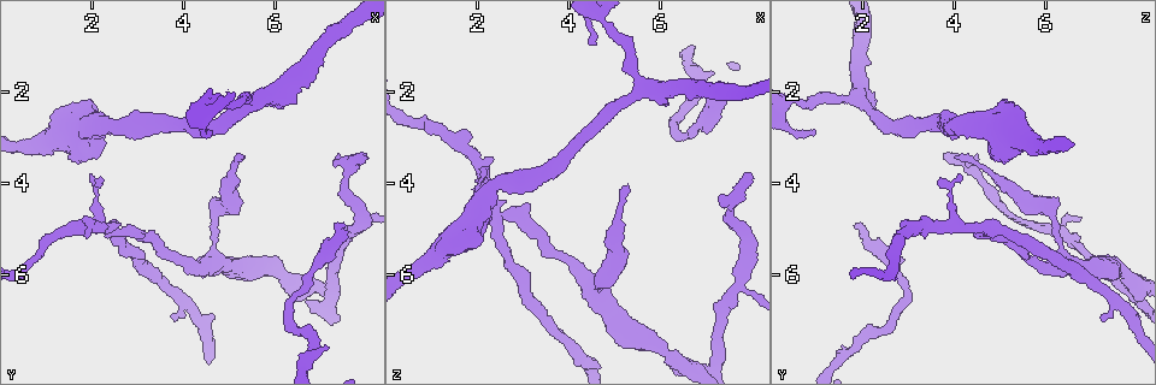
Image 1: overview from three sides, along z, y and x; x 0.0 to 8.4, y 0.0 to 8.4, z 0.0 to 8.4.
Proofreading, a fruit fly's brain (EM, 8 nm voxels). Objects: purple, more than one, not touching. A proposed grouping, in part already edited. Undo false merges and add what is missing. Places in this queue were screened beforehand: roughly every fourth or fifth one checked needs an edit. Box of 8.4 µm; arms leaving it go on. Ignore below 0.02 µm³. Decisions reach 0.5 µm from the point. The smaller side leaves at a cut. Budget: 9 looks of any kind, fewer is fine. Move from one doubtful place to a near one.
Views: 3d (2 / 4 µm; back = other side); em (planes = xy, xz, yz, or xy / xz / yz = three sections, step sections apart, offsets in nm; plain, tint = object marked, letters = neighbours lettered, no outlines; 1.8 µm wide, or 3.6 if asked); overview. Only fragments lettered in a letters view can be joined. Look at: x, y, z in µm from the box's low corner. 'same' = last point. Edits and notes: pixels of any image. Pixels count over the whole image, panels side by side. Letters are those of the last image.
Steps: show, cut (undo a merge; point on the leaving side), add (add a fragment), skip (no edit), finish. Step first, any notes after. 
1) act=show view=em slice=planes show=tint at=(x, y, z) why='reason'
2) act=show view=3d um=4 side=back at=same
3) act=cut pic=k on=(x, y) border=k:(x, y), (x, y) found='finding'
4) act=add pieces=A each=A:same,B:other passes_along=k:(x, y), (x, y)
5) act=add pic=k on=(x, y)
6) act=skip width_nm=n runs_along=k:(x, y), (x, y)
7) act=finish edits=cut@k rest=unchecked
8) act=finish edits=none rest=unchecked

act=show view=em um=3.6 slice=planes show=letters at=(2.15, 3.40, 4.75)

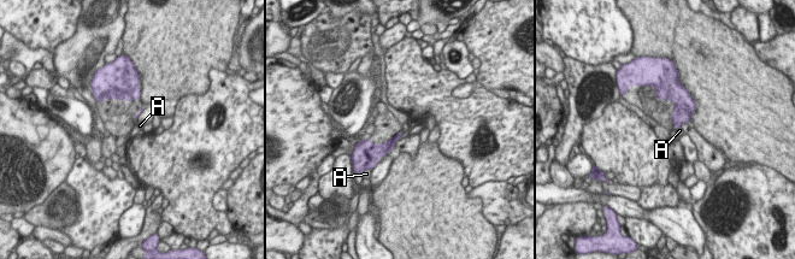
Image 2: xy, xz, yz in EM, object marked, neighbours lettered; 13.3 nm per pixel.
act=skip each=A:other border=2:(402, 133), (398, 139) found='none of them fits'

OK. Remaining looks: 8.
act=show view=em slice=planes show=plain at=(5.65, 2.15, 1.90) why='a fork'

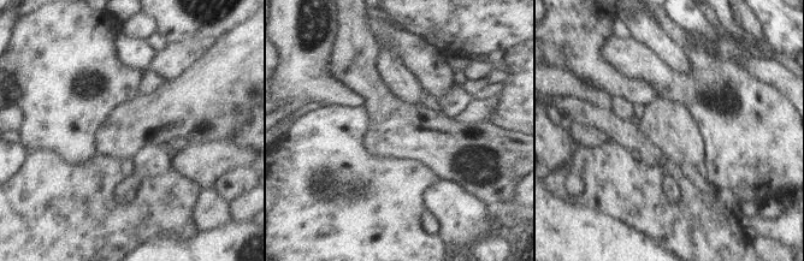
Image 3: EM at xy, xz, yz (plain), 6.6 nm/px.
act=show view=em slice=planes show=tint at=same

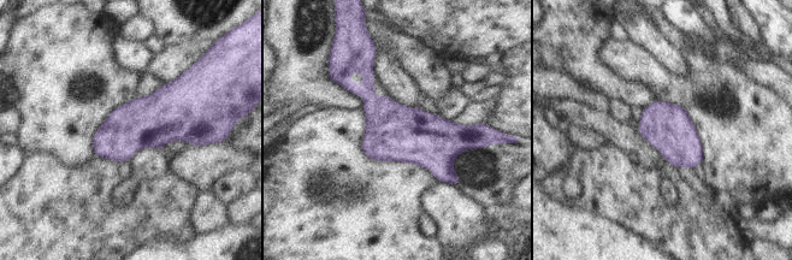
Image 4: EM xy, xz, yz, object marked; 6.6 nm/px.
act=show view=em slice=planes show=letters at=same why='see the neighbours'

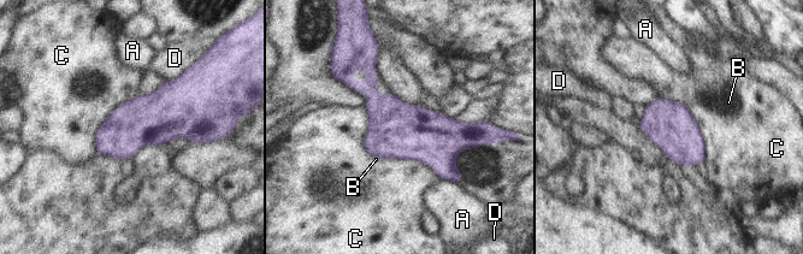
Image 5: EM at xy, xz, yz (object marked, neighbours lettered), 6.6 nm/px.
act=skip width_nm=320 longest_contact=C:550nm each=A:other,B:other,C:other,D:other found='continuous, no second cell'

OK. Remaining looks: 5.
act=show view=em um=3.6 slice=xy step=4 show=letters at=(7.50, 5.00, 1.80) why='free end'

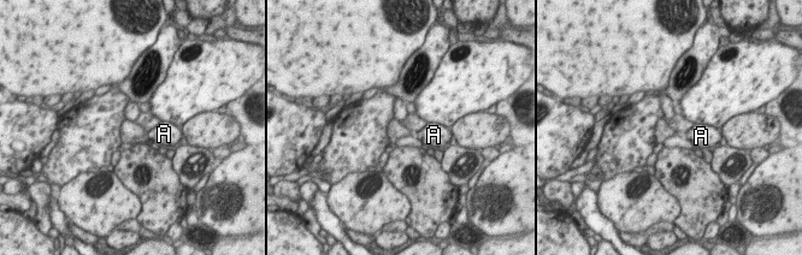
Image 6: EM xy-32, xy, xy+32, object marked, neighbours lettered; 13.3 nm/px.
act=show view=em um=3.6 slice=planes show=letters at=same why='another direction'

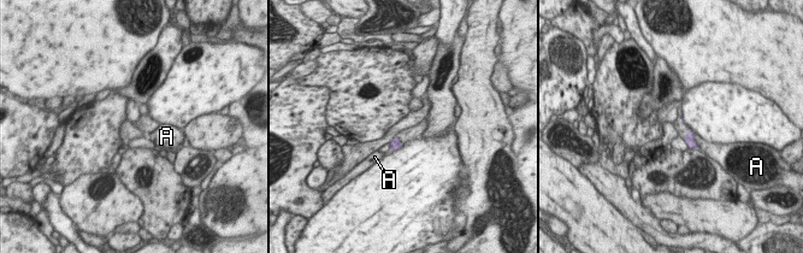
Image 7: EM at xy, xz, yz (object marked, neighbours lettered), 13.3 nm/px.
act=skip each=A:other border=7:(695, 134), (698, 148) found='none of them fits'

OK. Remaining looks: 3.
act=show view=em slice=planes show=letters at=(4.65, 4.80, 6.15) why='sharp bend'

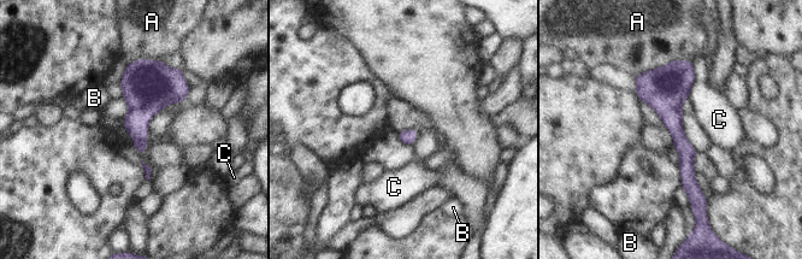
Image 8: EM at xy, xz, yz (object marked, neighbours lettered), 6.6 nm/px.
act=skip width_nm=100 longest_contact=A:400nm each=A:other,B:other,C:other found='continuous, no second cell'

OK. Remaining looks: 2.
act=finish edits=none rest=unchecked

